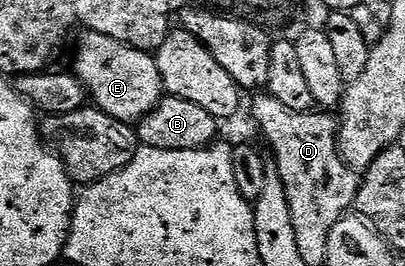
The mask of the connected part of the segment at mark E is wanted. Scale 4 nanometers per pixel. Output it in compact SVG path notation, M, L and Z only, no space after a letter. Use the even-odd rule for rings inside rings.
M81 32L80 42L76 45L76 66L74 72L85 89L90 94L90 101L95 108L101 109L106 115L110 115L119 121L138 123L159 103L165 96L162 75L158 75L158 63L155 56L143 53L126 43L118 43L118 39L110 39L106 35L97 33Z

